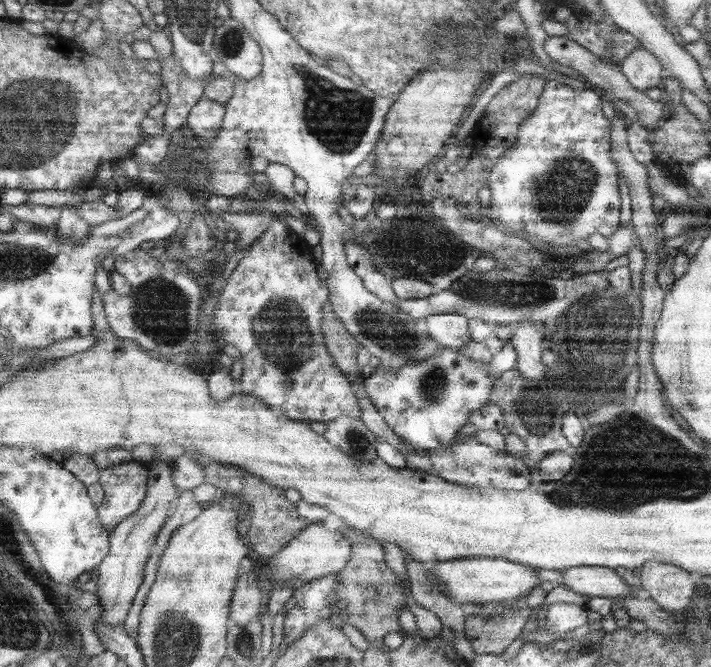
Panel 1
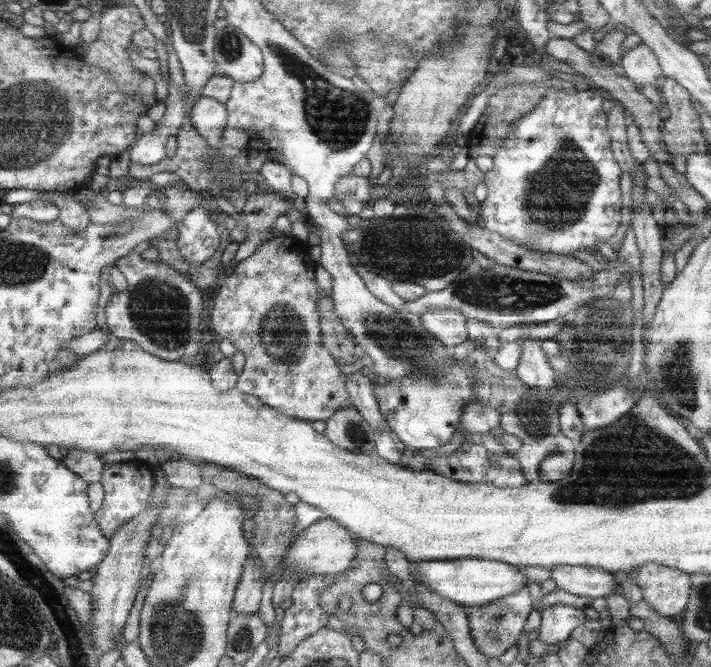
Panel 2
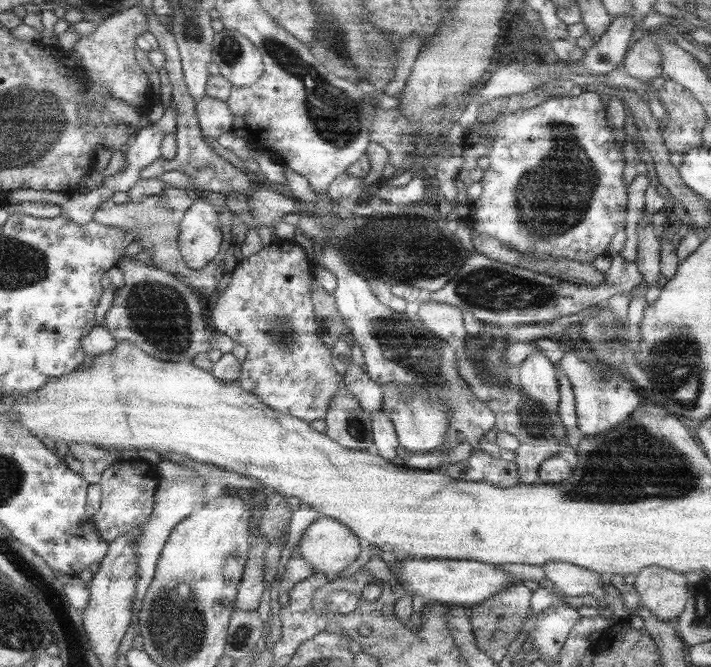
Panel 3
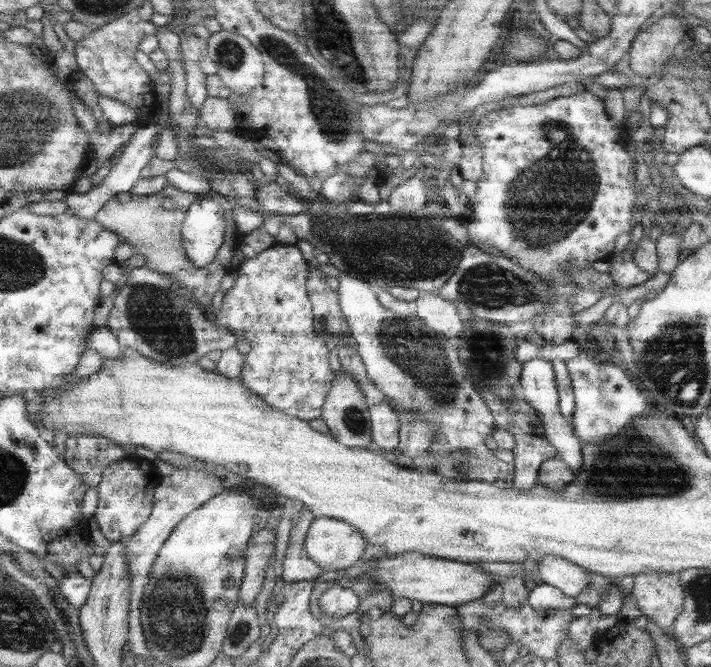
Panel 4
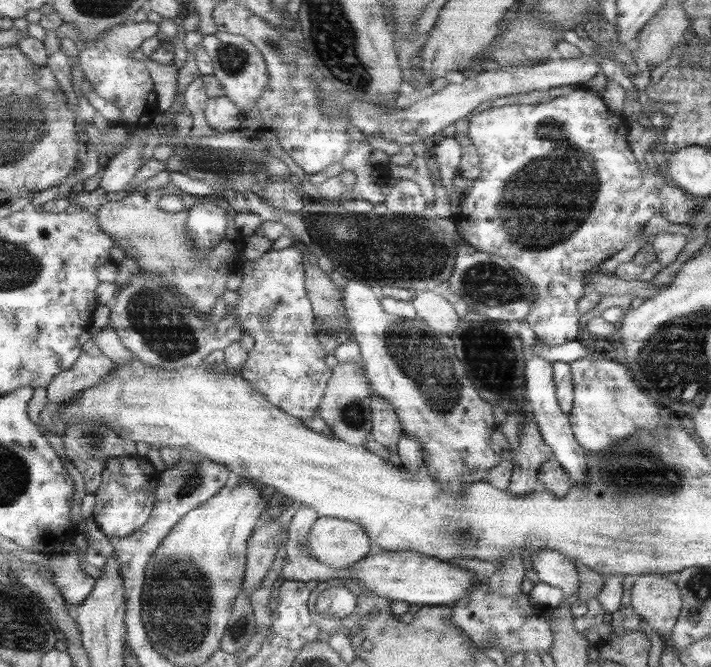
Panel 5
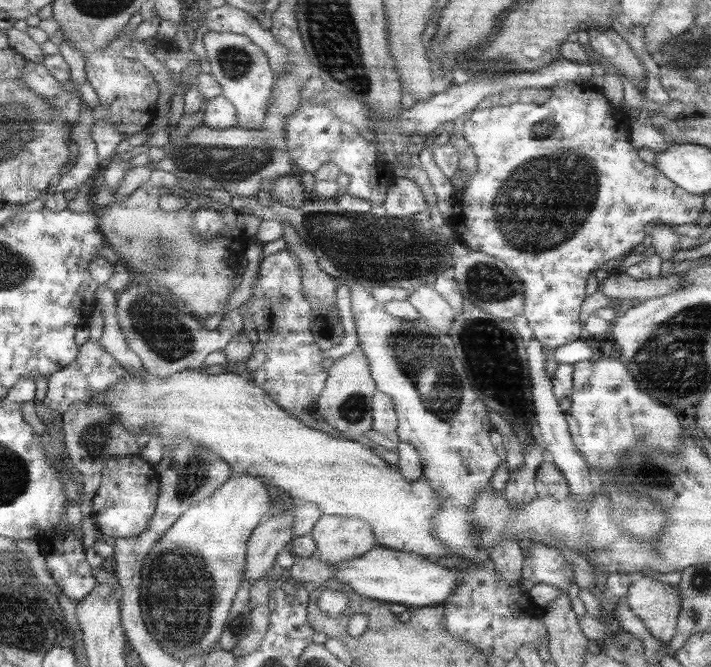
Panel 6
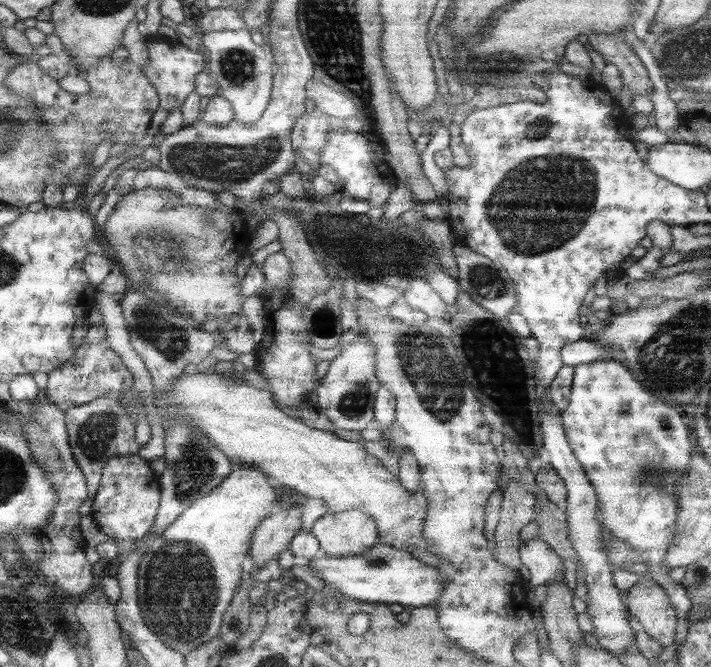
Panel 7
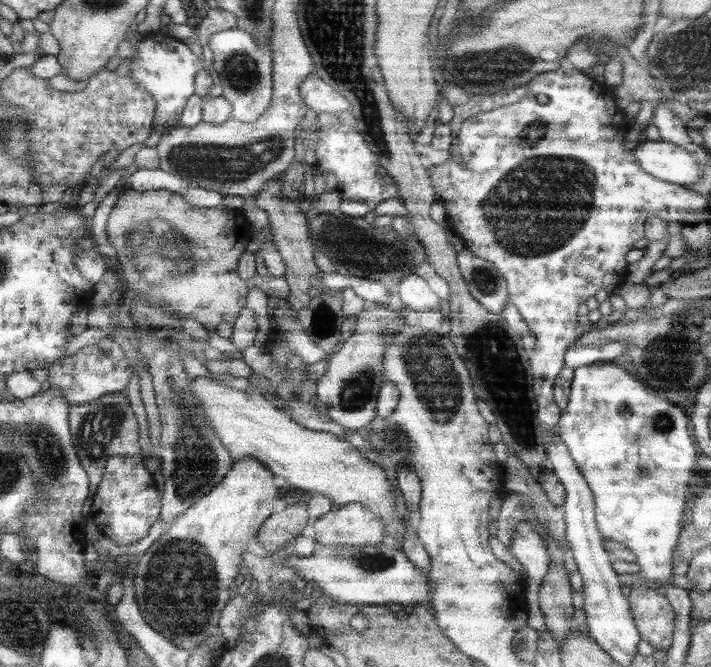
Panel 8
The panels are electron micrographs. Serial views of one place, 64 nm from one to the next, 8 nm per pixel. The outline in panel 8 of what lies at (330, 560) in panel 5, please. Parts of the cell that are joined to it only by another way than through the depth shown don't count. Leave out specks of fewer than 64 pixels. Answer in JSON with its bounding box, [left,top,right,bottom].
[311,501,384,547]

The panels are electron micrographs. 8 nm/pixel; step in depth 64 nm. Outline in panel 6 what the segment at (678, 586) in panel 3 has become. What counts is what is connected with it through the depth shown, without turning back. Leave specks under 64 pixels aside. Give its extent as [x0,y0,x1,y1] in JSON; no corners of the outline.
[626,576,680,645]

